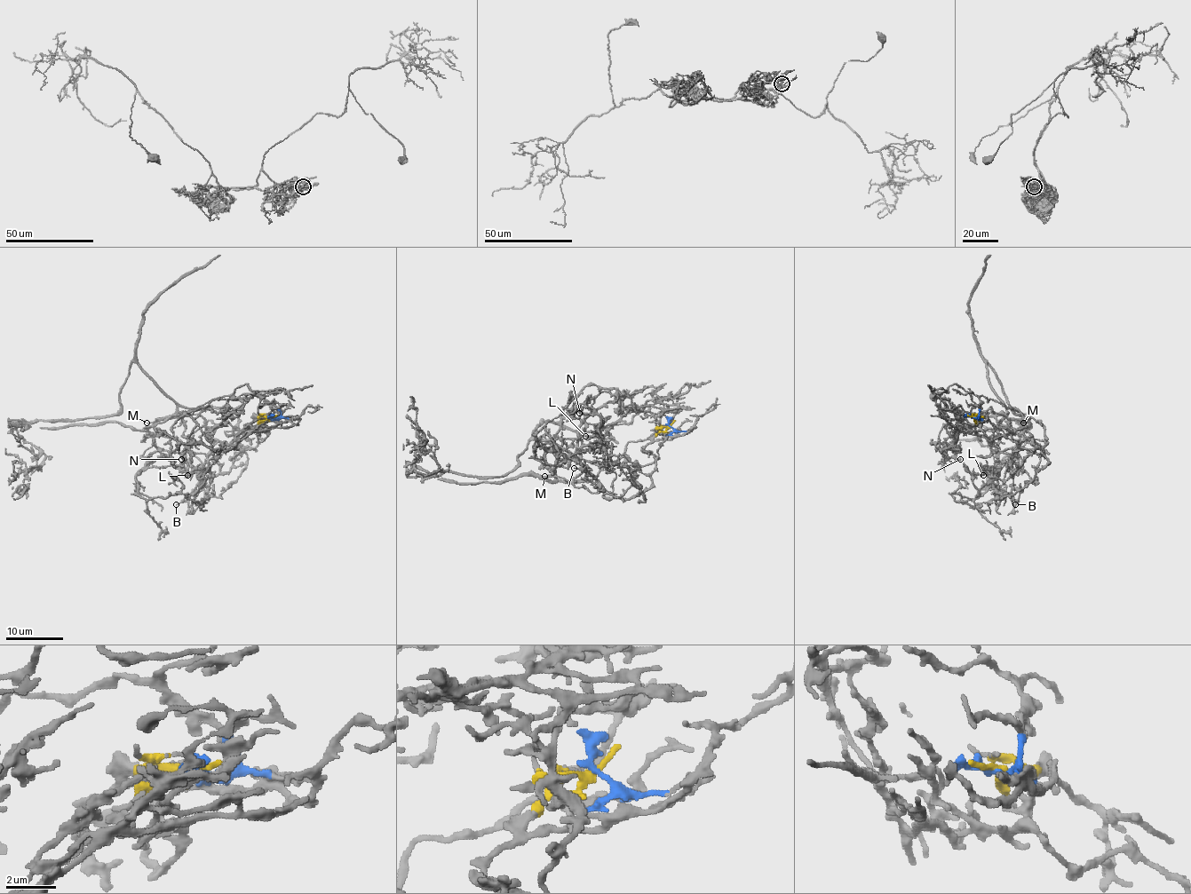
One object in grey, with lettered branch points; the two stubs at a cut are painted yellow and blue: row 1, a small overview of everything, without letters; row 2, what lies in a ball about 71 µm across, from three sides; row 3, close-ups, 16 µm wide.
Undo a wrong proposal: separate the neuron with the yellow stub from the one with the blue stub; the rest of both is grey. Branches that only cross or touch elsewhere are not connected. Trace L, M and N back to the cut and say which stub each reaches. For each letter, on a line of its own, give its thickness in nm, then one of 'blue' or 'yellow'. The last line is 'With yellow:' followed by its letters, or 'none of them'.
L: 240 nm thick; yellow
M: 190 nm thick; blue
N: 220 nm thick; yellow
With yellow: L, N

